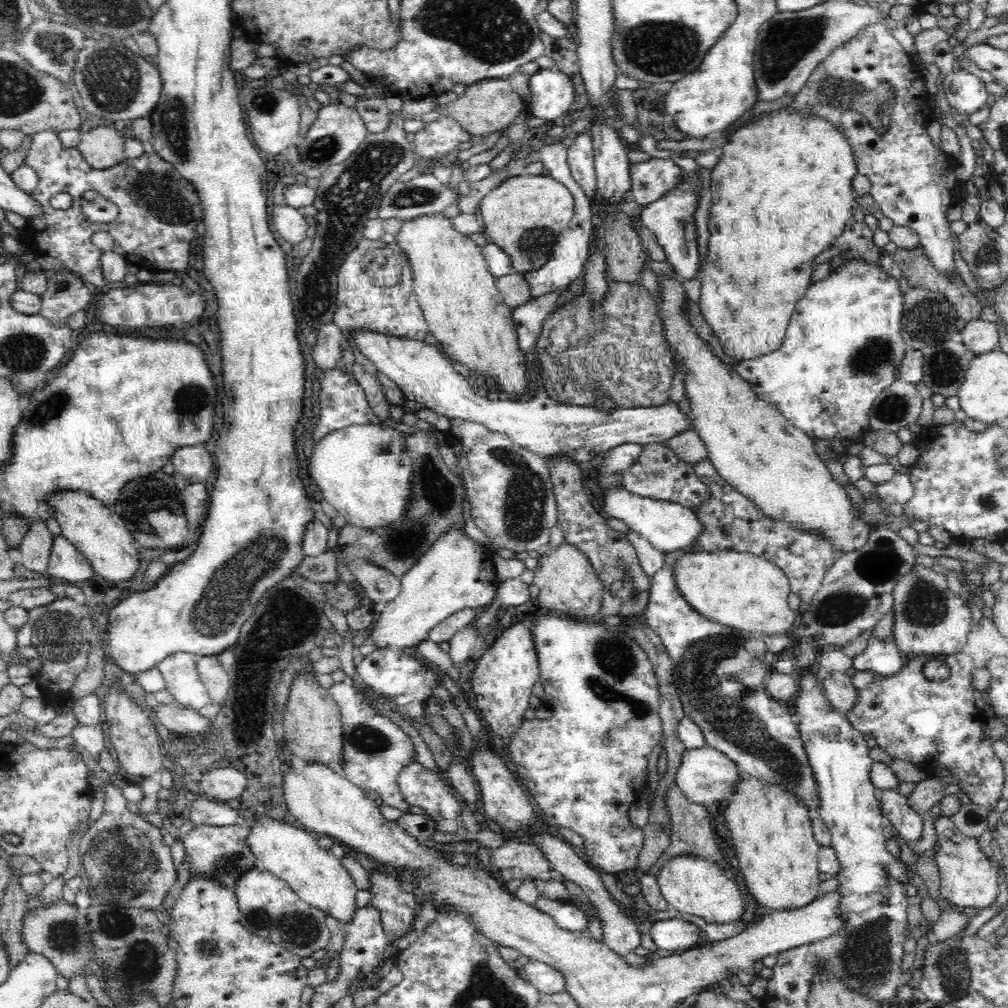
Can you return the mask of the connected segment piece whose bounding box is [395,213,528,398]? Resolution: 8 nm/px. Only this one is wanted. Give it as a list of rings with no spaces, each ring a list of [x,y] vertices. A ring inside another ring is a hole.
[[[441,213],[417,216],[412,220],[404,221],[395,238],[395,242],[411,264],[413,289],[428,323],[428,330],[442,346],[444,356],[470,366],[474,372],[486,374],[496,390],[520,398],[528,390],[527,352],[519,349],[519,335],[511,319],[512,309],[504,304],[501,292],[496,287],[495,278],[488,270],[482,248],[469,236],[456,230],[450,219]]]

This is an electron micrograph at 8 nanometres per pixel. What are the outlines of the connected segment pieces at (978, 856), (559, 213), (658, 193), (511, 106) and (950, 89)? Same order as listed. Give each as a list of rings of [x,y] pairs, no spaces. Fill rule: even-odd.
[[[942,815],[937,818],[935,829],[939,845],[934,862],[939,870],[941,896],[956,905],[956,908],[978,909],[978,912],[988,908],[998,896],[998,871],[994,868],[990,854],[980,849],[977,838],[962,833],[951,817]]]
[[[521,173],[503,180],[499,186],[490,190],[481,199],[477,214],[485,226],[489,242],[498,245],[509,256],[513,272],[530,273],[542,267],[551,257],[557,236],[568,228],[574,214],[574,197],[570,189],[552,177]]]
[[[651,158],[646,162],[631,162],[631,193],[639,205],[651,205],[679,184],[682,170],[672,159]]]
[[[485,79],[478,83],[468,85],[462,95],[444,105],[440,110],[442,114],[448,114],[458,121],[460,127],[471,137],[488,137],[498,130],[505,129],[518,117],[519,110],[525,106],[520,95],[506,79]]]
[[[958,70],[941,77],[941,81],[950,106],[954,106],[959,114],[974,114],[986,104],[989,93],[978,76]]]

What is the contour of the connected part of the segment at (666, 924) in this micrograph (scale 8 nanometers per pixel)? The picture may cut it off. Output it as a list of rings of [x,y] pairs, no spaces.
[[[670,918],[652,923],[650,935],[660,953],[682,953],[699,944],[700,929],[682,918]]]

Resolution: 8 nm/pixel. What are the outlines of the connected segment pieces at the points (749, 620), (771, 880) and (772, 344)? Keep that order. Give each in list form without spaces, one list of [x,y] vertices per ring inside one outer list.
[[[734,550],[688,552],[674,563],[672,574],[680,596],[710,622],[759,636],[780,636],[790,634],[800,617],[788,606],[788,575],[764,558]]]
[[[741,776],[739,784],[735,786],[735,793],[723,804],[723,815],[730,828],[730,839],[738,854],[738,872],[742,872],[745,884],[755,900],[758,900],[758,904],[774,908],[776,911],[794,910],[810,904],[821,896],[823,892],[818,887],[823,878],[818,869],[821,846],[814,837],[808,807],[804,807],[802,801],[796,800],[792,793],[784,792],[780,785],[768,785],[760,779],[746,779],[745,776]]]
[[[780,110],[776,114],[768,113],[757,121],[736,129],[736,132],[730,136],[728,142],[721,147],[718,153],[720,154],[719,161],[710,170],[712,177],[710,182],[712,210],[710,210],[710,222],[708,222],[710,224],[710,238],[700,274],[702,288],[698,306],[704,315],[704,320],[712,327],[712,332],[720,341],[722,349],[740,362],[764,356],[780,348],[790,322],[790,316],[792,316],[797,302],[804,298],[804,294],[810,286],[812,272],[814,272],[812,264],[814,264],[816,256],[822,254],[824,250],[828,250],[832,246],[832,242],[844,232],[846,223],[853,219],[854,211],[852,210],[857,205],[855,190],[851,182],[858,172],[848,138],[842,130],[839,130],[838,126],[835,126],[834,122],[828,122],[826,118],[807,114],[807,112],[798,114],[794,110],[790,110],[790,112]]]

